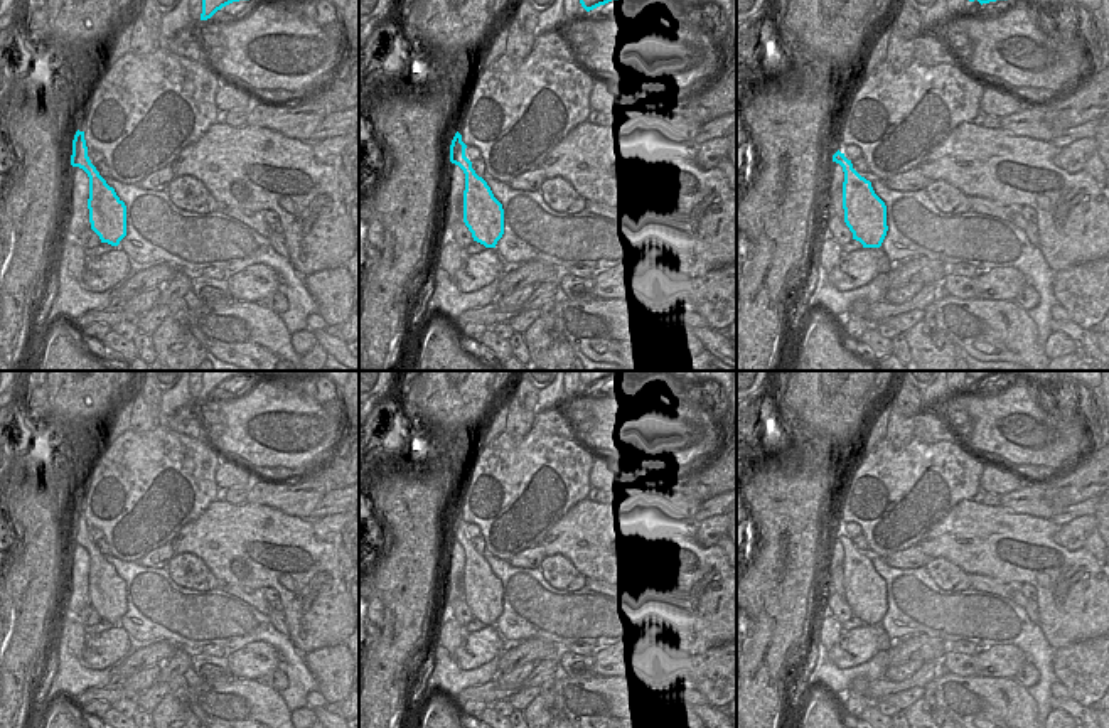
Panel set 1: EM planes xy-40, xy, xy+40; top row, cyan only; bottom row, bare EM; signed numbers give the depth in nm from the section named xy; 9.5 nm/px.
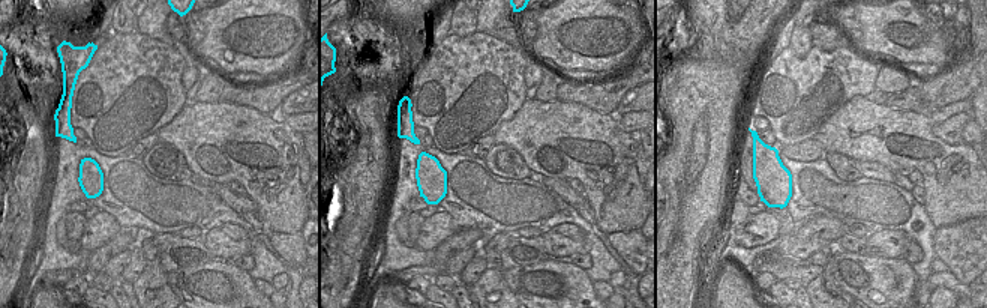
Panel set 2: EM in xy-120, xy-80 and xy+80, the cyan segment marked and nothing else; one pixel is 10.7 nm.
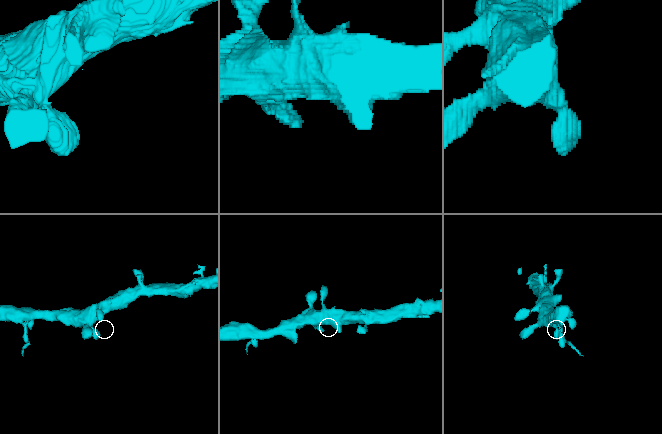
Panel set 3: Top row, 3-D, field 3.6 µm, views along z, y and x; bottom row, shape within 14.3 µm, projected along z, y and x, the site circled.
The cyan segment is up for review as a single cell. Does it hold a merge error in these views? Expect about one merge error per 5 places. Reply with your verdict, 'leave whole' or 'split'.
leave whole

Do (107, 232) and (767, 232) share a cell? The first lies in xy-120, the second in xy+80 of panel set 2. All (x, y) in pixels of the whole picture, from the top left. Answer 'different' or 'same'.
same

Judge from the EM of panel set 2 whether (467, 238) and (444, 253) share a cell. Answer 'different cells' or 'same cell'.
same cell

